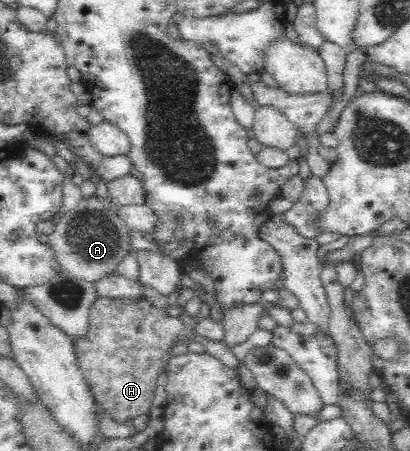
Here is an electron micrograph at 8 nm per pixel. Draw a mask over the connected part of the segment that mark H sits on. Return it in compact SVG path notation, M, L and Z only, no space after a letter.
M100 296L92 303L89 318L91 328L87 337L79 338L74 342L77 362L85 382L91 383L99 404L118 422L124 423L129 418L134 419L140 414L148 414L164 353L172 348L178 333L183 330L182 319L166 315L146 299L132 302Z

